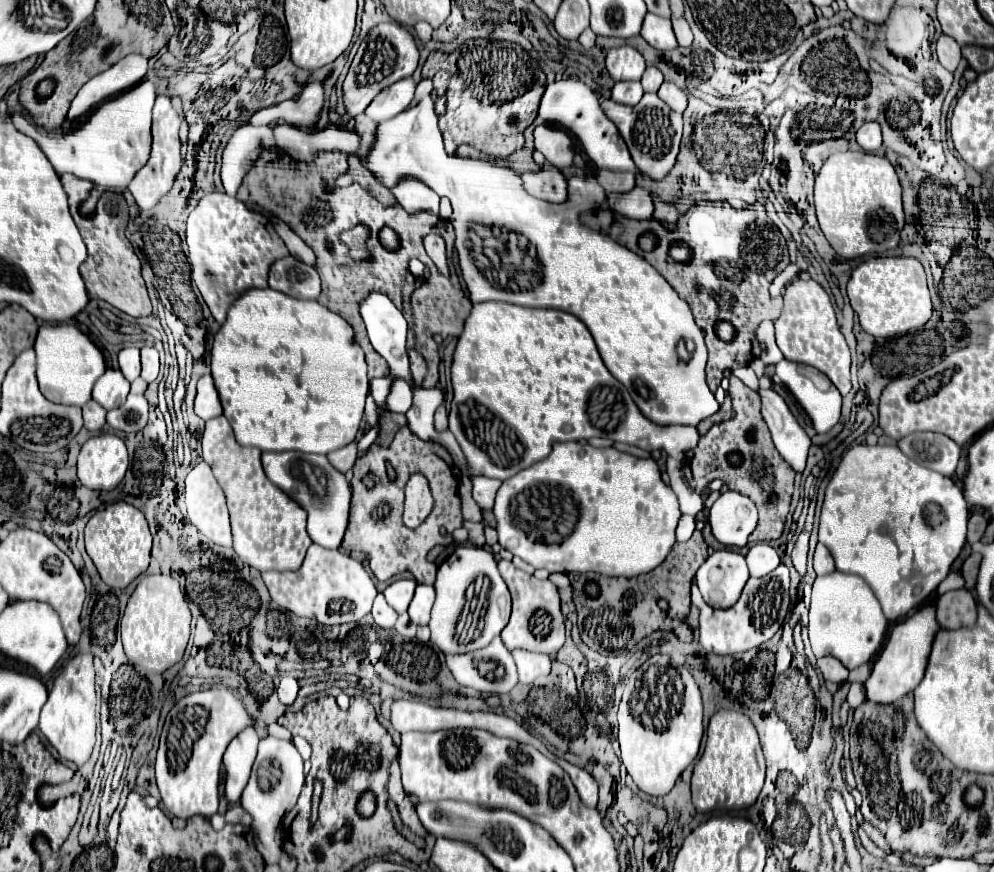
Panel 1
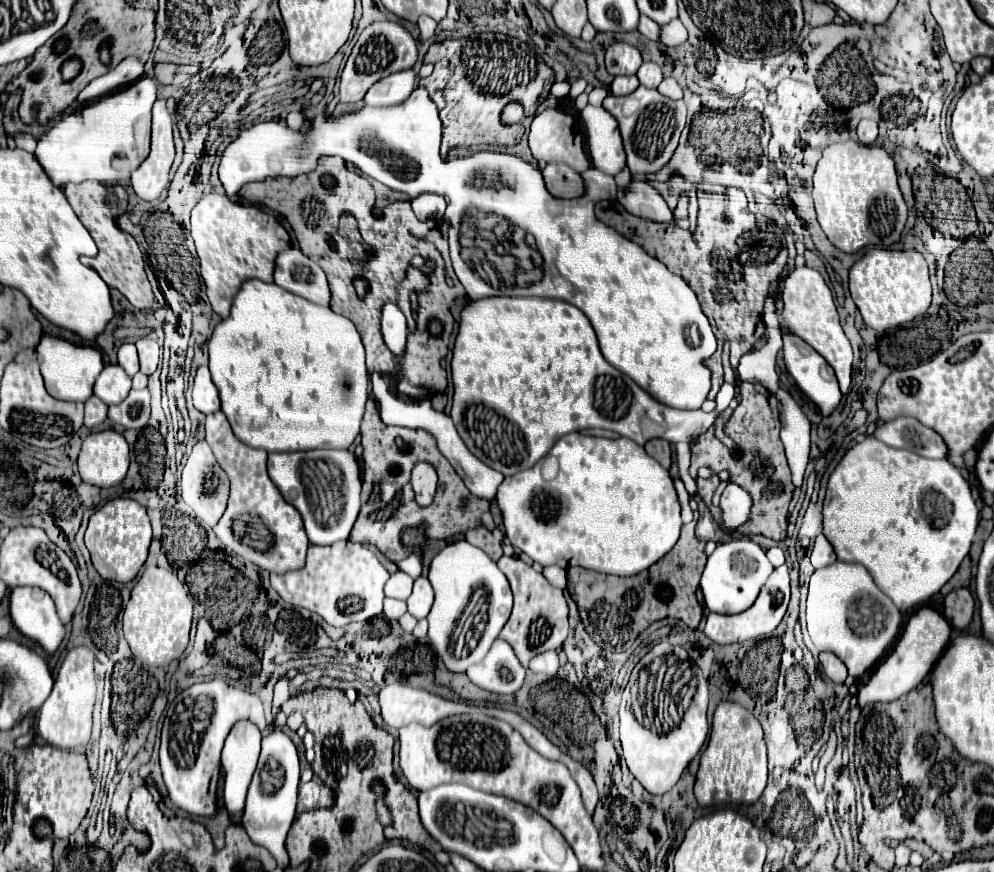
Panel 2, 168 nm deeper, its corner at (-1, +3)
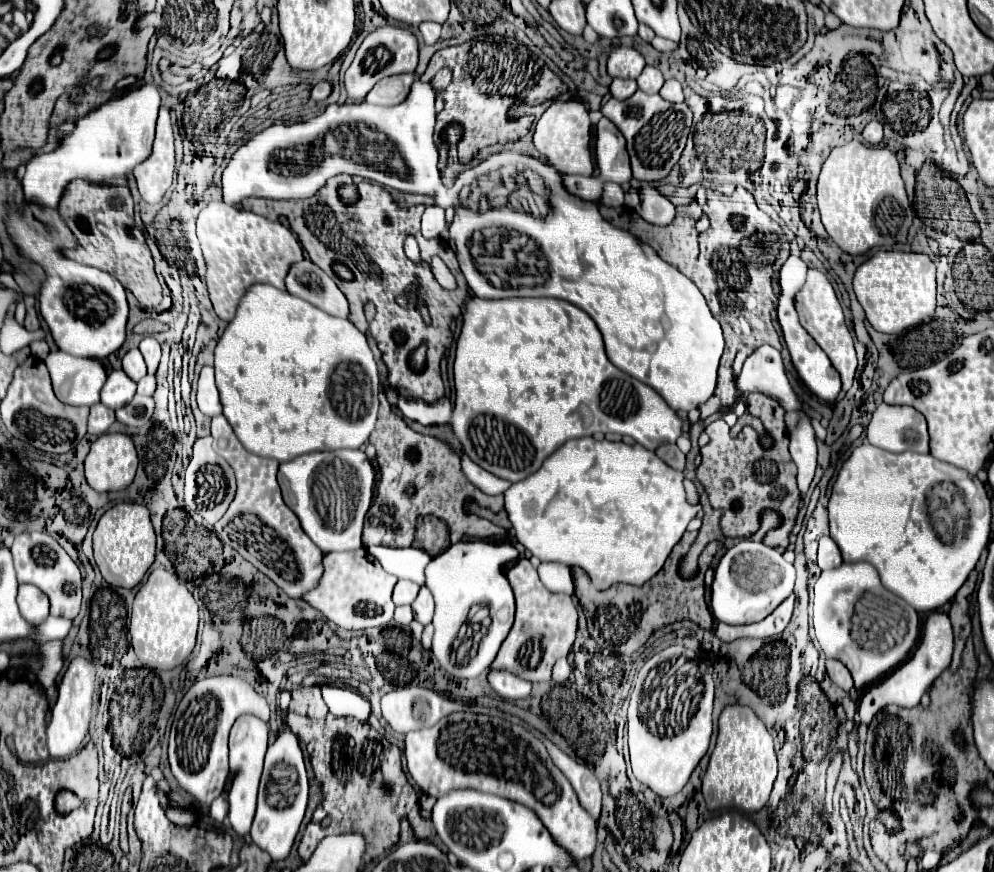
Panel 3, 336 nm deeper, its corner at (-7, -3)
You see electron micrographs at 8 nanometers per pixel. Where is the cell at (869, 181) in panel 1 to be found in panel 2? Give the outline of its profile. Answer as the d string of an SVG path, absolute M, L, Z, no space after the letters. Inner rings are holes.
M858 141L834 143L824 149L824 155L818 161L818 167L814 173L814 203L816 203L818 223L822 231L826 233L830 243L844 253L858 253L868 245L882 245L888 249L890 245L900 241L900 233L908 217L904 197L898 189L892 157L882 147L862 145Z

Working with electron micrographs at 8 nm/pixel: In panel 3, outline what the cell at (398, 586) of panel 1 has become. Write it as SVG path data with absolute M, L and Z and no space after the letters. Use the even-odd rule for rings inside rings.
M398 581L394 587L394 603L396 605L410 605L418 595L420 585L414 581Z

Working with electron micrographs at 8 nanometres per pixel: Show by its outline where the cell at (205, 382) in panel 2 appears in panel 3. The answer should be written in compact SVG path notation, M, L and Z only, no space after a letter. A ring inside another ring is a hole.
M202 367L198 377L198 393L196 393L198 407L204 415L214 417L222 413L222 405L218 399L218 389L214 385L214 367Z

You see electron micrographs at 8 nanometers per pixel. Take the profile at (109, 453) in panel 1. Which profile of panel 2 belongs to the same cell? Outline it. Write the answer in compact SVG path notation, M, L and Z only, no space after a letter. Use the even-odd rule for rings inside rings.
M116 431L90 433L78 457L78 469L84 483L96 487L112 487L126 477L130 463L130 449L126 439Z

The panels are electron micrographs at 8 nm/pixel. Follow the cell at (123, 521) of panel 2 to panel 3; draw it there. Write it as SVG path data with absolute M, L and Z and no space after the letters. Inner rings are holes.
M118 503L100 517L98 527L94 531L94 559L102 577L110 585L124 589L136 587L144 579L150 565L154 563L154 551L156 551L156 535L146 505Z

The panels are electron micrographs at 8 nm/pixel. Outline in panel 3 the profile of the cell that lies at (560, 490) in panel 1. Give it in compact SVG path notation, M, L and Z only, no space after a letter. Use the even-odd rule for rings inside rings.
M582 437L566 441L534 475L510 485L504 499L516 539L530 555L540 561L558 561L568 567L582 567L598 589L608 589L614 583L644 585L660 571L672 547L680 541L688 523L698 513L698 509L686 501L682 481L682 471L668 467L656 453L638 443L626 445ZM528 503L536 505L534 517L528 517L524 511Z

